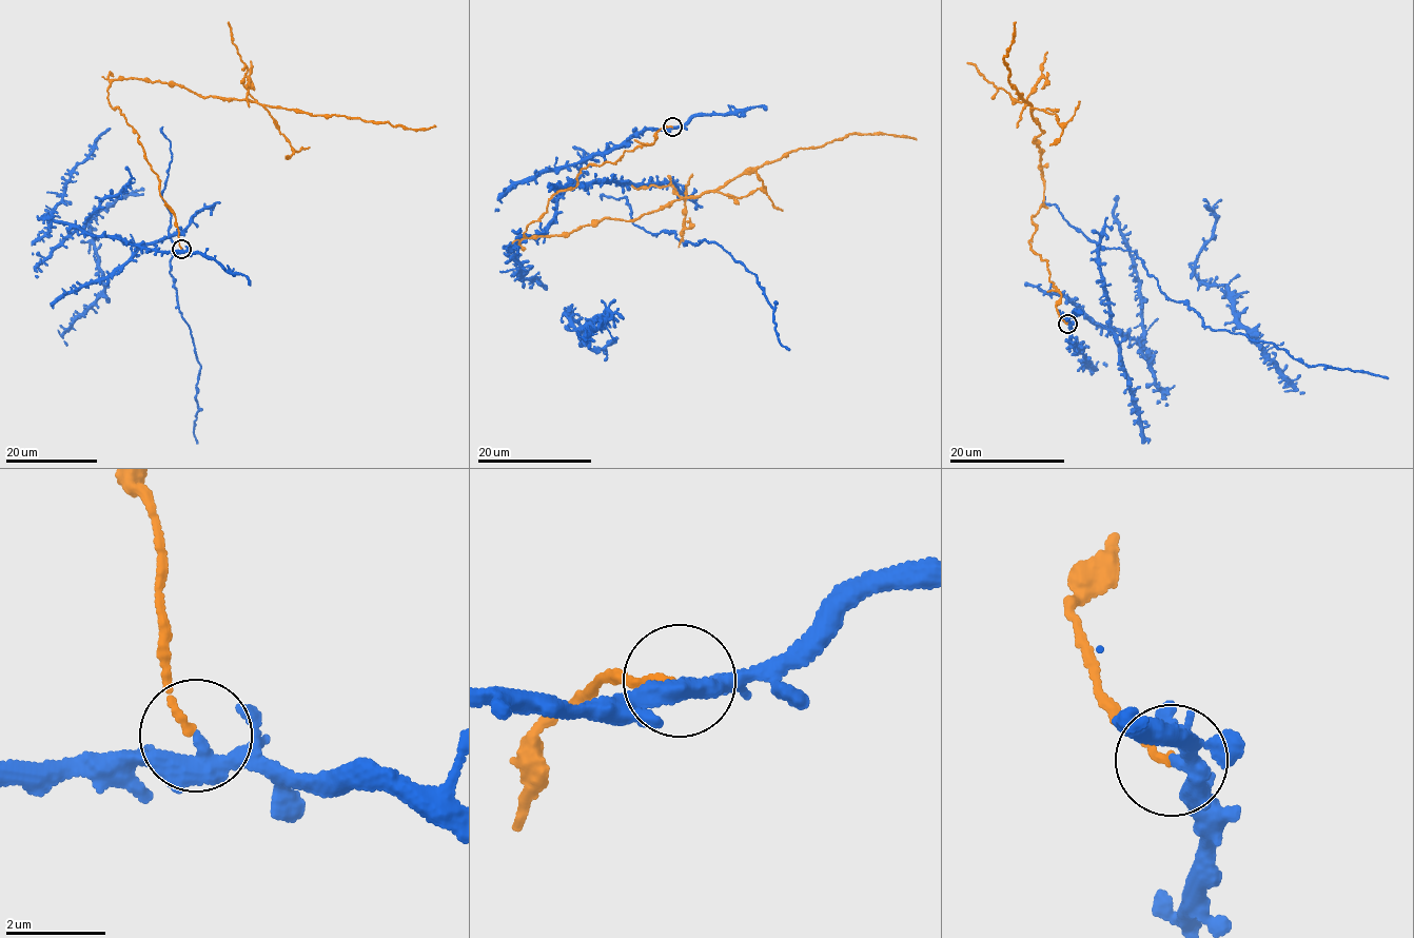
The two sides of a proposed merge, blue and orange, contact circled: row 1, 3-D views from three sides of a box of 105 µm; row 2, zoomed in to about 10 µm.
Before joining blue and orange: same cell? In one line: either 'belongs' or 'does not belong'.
does not belong

